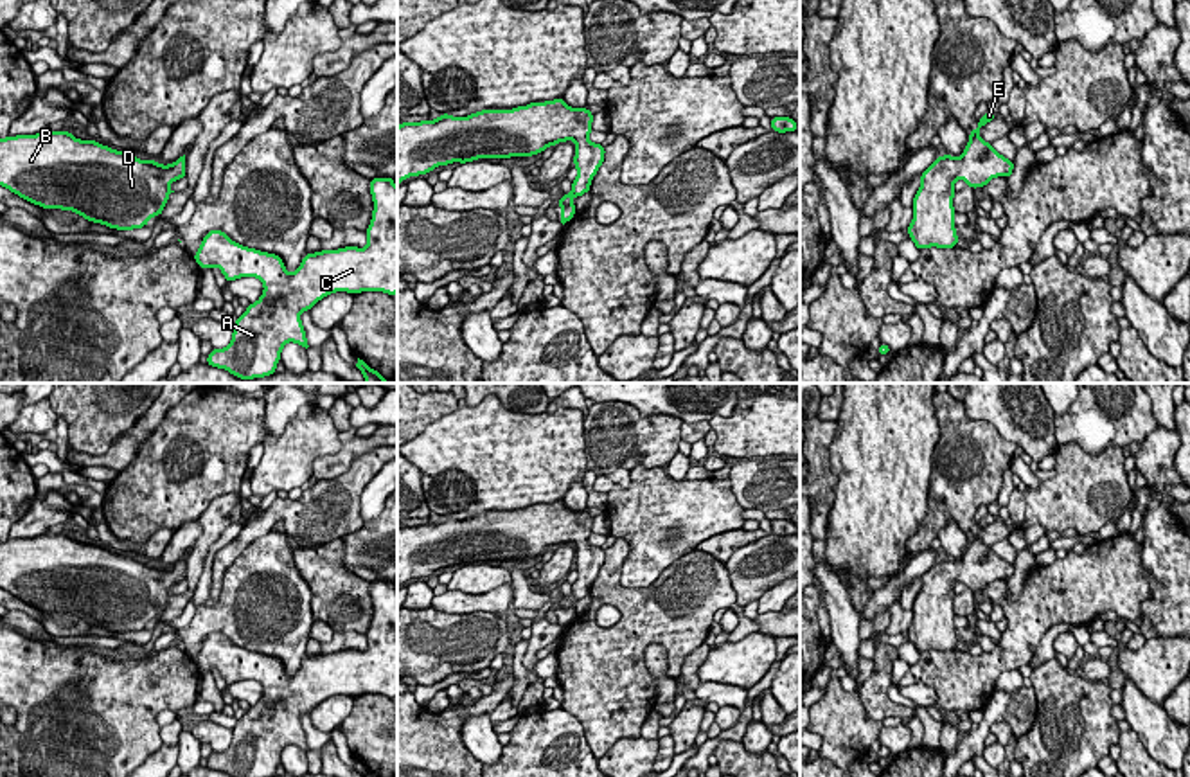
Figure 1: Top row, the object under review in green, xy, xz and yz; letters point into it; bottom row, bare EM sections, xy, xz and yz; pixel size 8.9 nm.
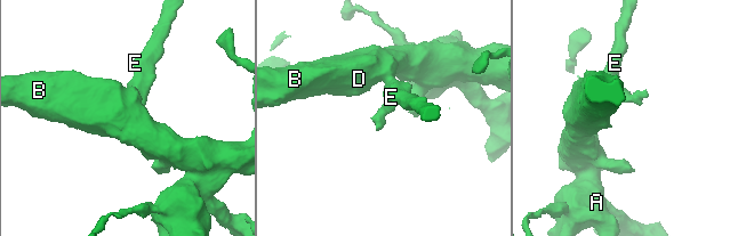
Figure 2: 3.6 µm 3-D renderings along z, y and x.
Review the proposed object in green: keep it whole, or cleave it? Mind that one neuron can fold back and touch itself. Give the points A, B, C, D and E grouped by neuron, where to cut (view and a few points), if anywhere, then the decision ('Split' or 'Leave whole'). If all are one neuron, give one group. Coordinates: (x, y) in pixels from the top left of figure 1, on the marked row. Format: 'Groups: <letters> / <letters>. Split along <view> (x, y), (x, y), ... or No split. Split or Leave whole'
Groups: A B C D E. No split. Leave whole

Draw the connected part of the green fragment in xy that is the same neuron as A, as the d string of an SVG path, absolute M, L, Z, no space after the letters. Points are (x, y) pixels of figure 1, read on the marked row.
M372 178L372 219L367 246L345 246L306 254L300 266L288 273L275 254L248 248L225 232L210 230L192 255L201 270L218 266L226 282L255 277L264 291L232 326L225 349L212 349L210 367L226 369L241 380L275 374L282 347L295 342L307 345L300 320L325 295L336 291L397 293L397 187L394 178Z

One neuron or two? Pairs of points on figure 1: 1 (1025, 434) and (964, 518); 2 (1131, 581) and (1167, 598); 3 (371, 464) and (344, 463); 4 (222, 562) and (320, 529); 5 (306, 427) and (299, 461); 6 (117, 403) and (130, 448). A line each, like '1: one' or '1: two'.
1: two
2: two
3: two
4: one
5: one
6: two

